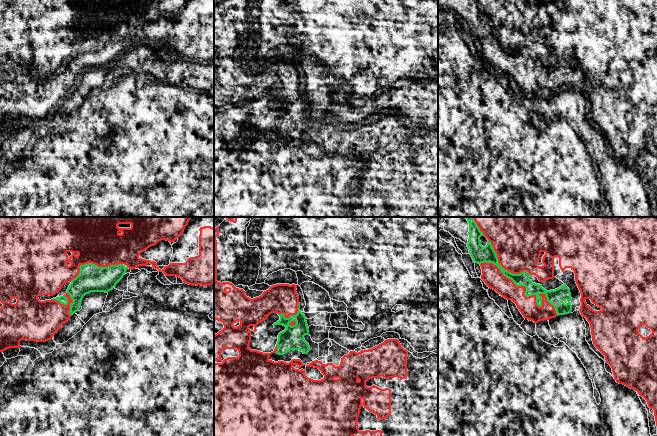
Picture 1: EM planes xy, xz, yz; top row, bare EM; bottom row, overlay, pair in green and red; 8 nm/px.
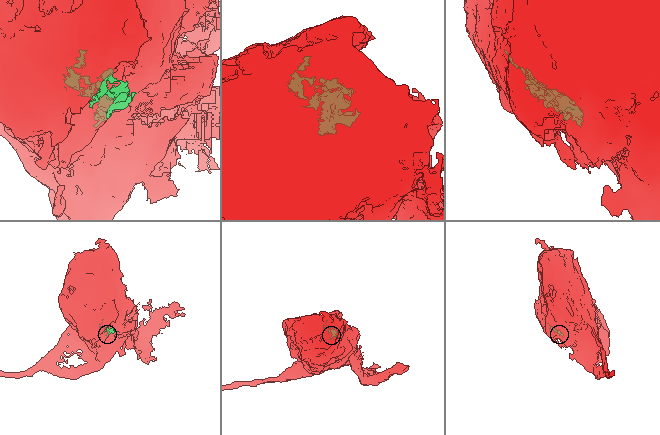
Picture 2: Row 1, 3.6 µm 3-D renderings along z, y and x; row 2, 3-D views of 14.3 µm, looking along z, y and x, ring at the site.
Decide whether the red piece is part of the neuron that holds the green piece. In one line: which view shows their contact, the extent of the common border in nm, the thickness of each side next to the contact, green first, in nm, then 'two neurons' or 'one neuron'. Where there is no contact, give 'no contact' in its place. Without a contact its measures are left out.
meets green in yz; contact 750 nm long; 130 nm thick on the green side, 150 nm on the other; one neuron

